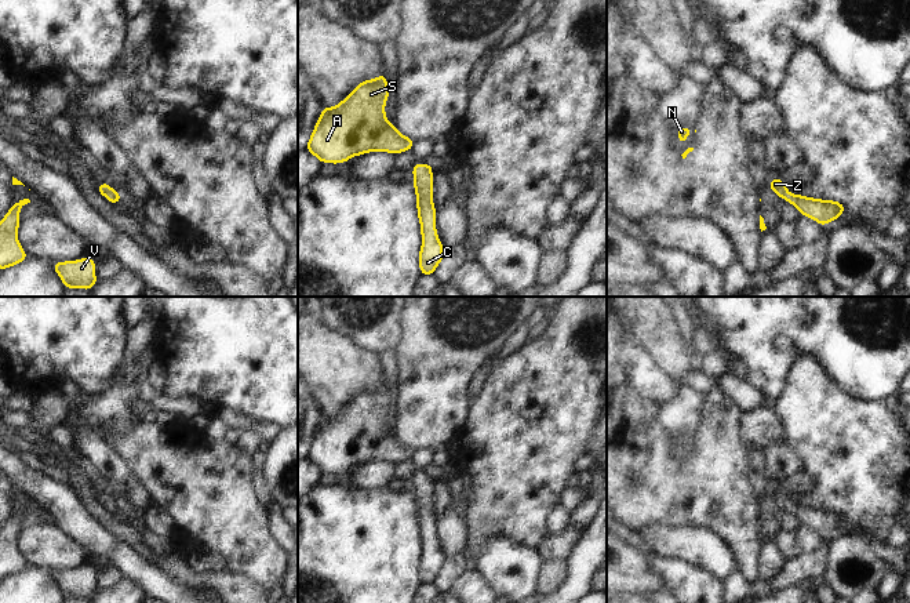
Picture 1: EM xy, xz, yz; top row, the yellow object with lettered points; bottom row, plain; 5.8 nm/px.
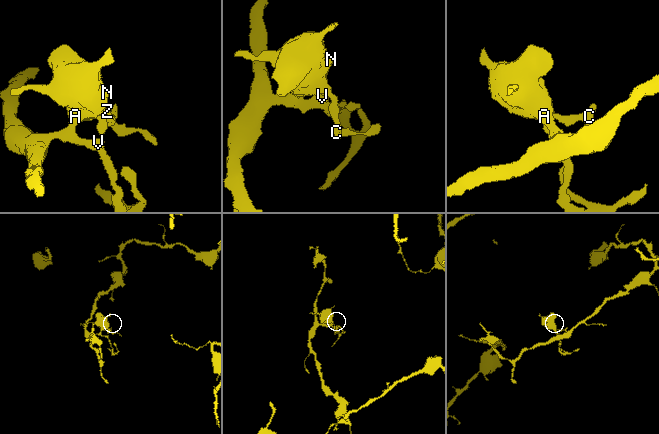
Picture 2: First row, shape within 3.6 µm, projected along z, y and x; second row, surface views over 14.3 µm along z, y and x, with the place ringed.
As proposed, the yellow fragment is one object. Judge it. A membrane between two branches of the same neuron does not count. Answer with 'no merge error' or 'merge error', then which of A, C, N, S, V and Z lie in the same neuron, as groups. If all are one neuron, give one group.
no merge error; groups A C N S V Z

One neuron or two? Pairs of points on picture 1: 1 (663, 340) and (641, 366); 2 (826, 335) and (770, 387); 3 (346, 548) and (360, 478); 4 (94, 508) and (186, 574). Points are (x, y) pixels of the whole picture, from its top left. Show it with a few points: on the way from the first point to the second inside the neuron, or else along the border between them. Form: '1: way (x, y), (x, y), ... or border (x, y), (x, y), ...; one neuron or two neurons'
1: border (632, 329), (636, 340), (672, 380); two neurons
2: way (805, 335), (793, 335), (770, 359), (770, 366); one neuron
3: border (352, 486), (385, 487); two neurons
4: way (117, 530), (126, 533), (155, 560), (163, 563); one neuron

